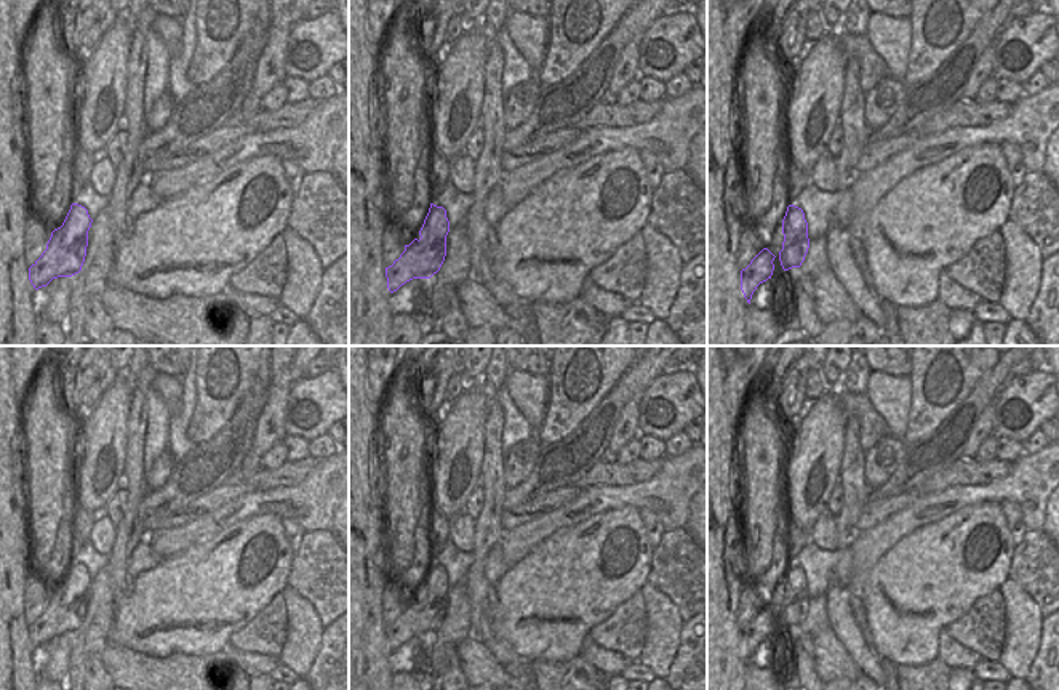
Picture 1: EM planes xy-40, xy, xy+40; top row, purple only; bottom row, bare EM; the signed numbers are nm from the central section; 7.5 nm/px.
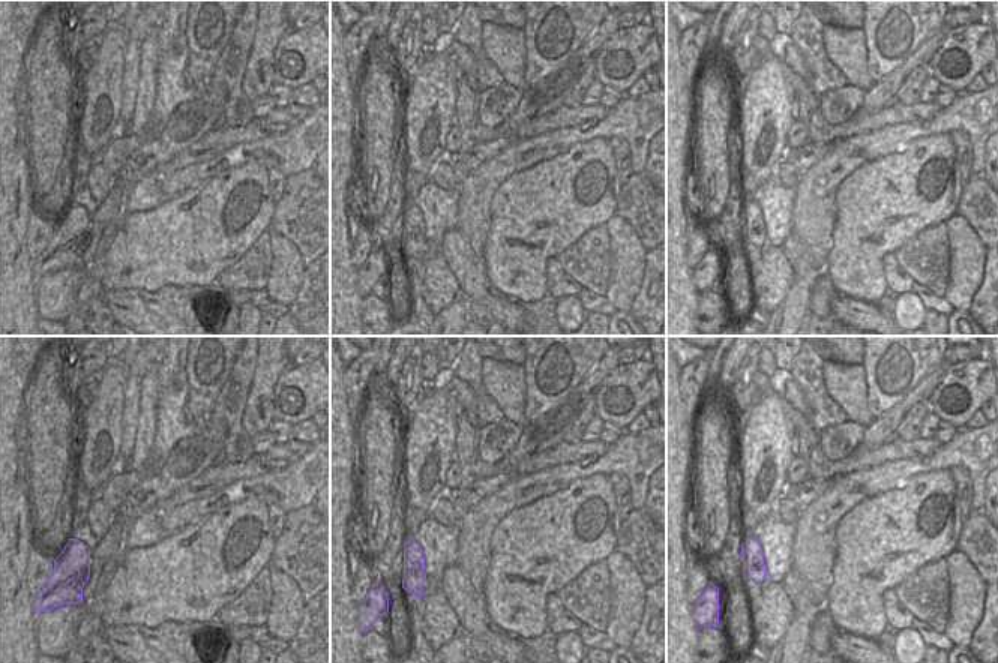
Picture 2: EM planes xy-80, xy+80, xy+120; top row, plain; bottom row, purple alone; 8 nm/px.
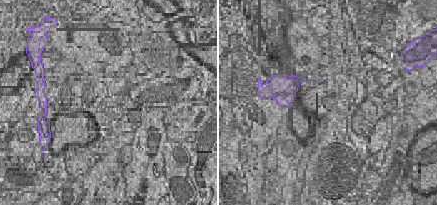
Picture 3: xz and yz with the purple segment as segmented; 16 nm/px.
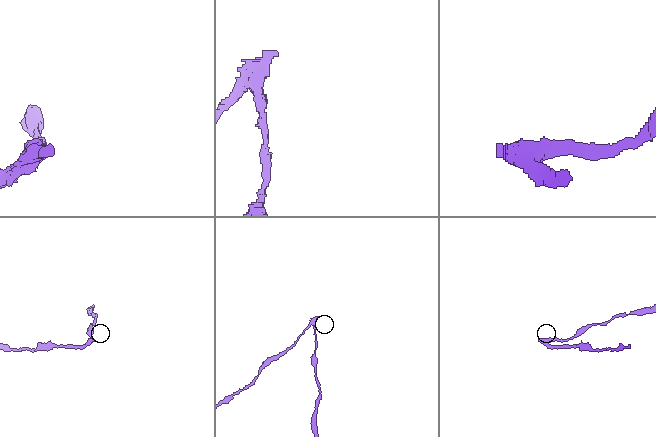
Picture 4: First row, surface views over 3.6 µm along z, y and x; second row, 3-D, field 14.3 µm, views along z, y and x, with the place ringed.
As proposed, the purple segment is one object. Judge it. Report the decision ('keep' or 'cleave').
cleave

